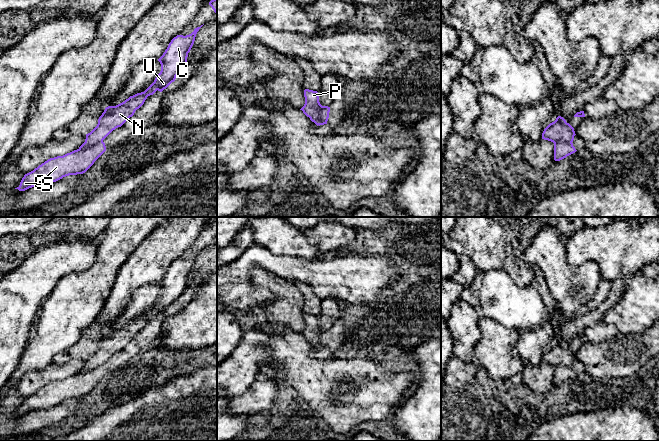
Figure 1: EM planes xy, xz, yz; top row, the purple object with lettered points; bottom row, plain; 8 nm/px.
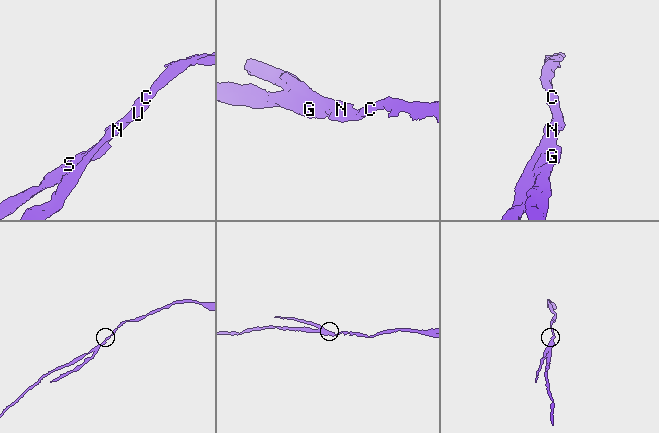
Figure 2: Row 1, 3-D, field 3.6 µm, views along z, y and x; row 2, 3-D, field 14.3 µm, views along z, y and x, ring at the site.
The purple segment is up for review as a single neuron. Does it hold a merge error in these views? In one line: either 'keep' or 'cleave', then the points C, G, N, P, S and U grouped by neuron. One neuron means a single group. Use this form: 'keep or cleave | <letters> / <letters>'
cleave | C N P U / G S

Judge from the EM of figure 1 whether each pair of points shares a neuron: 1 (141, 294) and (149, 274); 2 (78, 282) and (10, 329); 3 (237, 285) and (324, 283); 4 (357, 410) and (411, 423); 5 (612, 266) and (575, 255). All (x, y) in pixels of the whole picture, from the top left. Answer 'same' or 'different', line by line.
1: different
2: different
3: same
4: different
5: same

